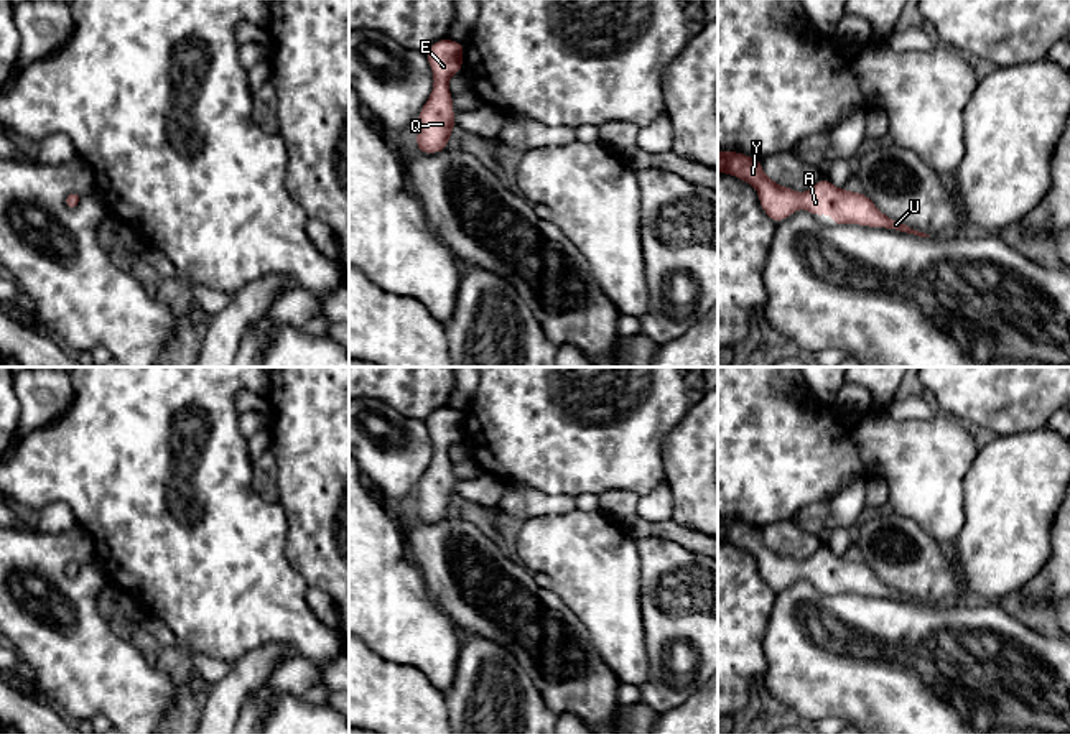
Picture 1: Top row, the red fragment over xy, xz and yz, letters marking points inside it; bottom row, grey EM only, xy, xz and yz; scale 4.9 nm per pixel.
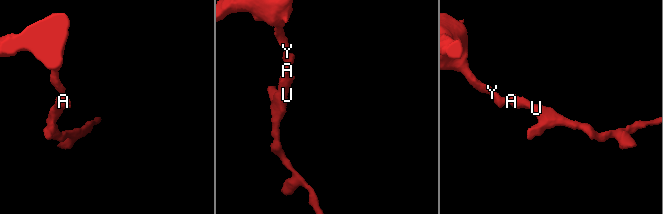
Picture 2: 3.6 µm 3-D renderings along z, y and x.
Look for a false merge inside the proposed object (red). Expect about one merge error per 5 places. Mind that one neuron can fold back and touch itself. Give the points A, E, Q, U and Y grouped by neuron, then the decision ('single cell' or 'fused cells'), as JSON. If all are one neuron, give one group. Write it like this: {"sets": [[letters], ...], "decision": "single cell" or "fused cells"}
{"sets": [["A", "E", "Q", "U", "Y"]], "decision": "single cell"}

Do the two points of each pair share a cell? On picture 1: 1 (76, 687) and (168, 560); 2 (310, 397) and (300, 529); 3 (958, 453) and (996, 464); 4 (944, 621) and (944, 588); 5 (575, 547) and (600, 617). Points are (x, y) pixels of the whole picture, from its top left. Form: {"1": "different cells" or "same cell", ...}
{"1": "different cells", "2": "same cell", "3": "different cells", "4": "different cells", "5": "same cell"}

